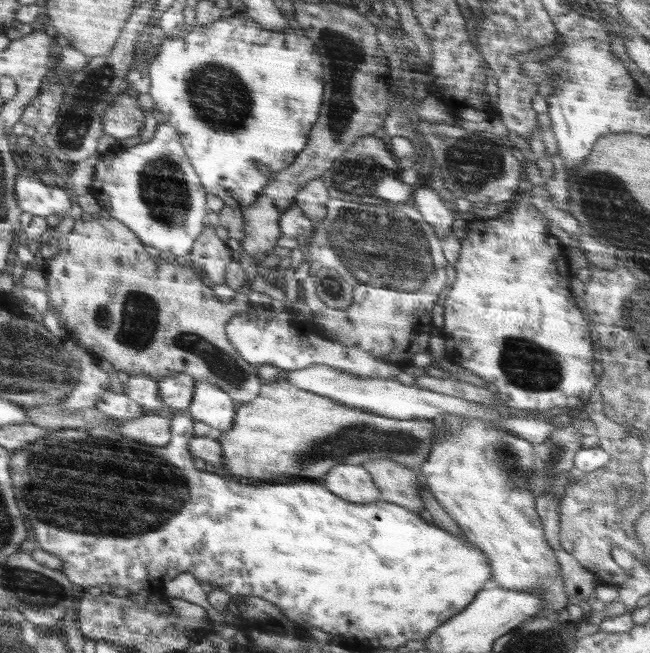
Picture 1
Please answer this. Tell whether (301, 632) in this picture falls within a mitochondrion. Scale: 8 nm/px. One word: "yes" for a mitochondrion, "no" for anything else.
no

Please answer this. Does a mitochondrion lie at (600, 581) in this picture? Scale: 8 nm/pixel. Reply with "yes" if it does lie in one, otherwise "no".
no

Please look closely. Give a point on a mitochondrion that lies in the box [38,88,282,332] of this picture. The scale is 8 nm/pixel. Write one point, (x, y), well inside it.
(163, 189)

